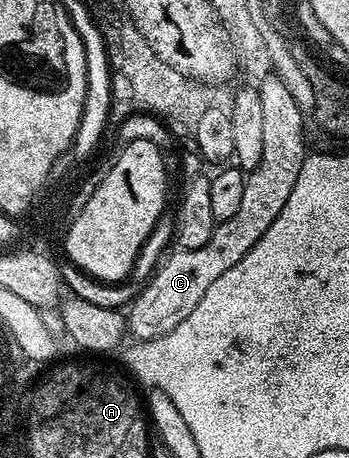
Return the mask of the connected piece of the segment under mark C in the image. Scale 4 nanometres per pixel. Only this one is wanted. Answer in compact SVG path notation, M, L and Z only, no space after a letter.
M268 73L259 79L258 89L262 96L262 160L259 168L247 175L242 205L230 220L215 223L213 235L202 248L173 249L157 265L152 277L126 310L126 330L133 339L161 338L178 328L178 324L194 312L198 300L206 296L206 288L210 288L226 268L234 268L234 264L238 264L246 252L262 240L266 228L278 220L278 212L282 212L286 200L290 200L290 192L294 192L294 183L298 180L298 172L302 172L306 157L306 114L296 106L289 88L276 74Z

